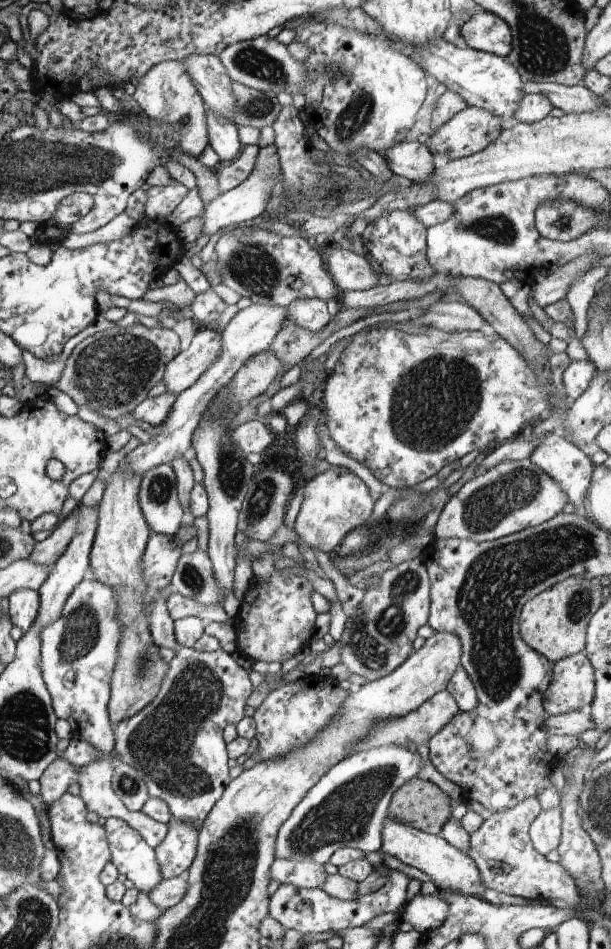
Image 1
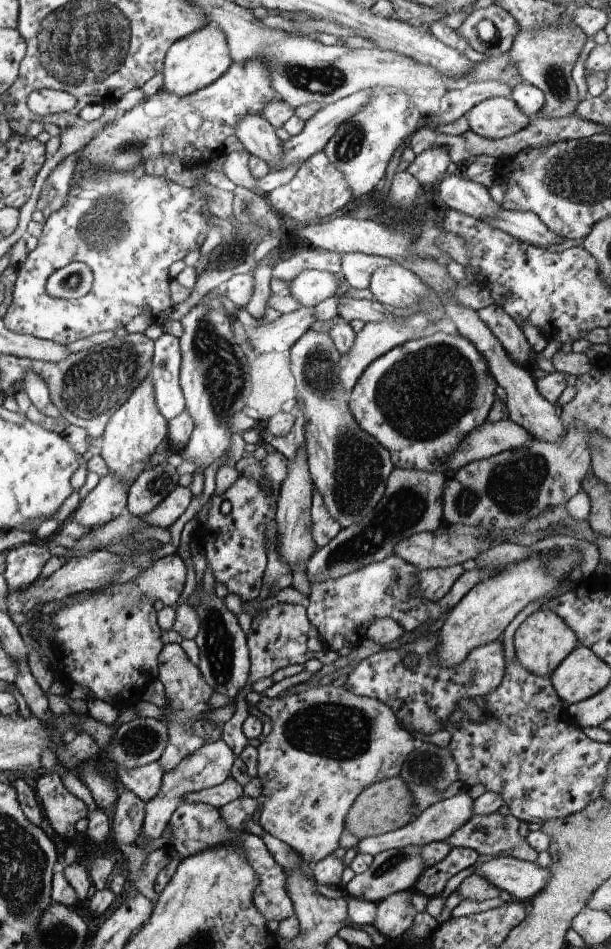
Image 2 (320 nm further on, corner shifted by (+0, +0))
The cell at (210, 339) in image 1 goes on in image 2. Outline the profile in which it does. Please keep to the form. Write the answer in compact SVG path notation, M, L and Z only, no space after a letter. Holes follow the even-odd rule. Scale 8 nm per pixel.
M314 305L301 307L291 313L284 313L271 323L247 328L247 337L252 347L261 353L276 350L290 350L292 345L317 320Z

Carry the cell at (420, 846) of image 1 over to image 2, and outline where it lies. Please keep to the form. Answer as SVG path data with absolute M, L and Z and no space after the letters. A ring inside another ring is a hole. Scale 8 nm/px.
M512 856L494 858L479 865L473 873L482 875L501 891L509 892L516 902L525 903L542 892L551 879L549 868Z

